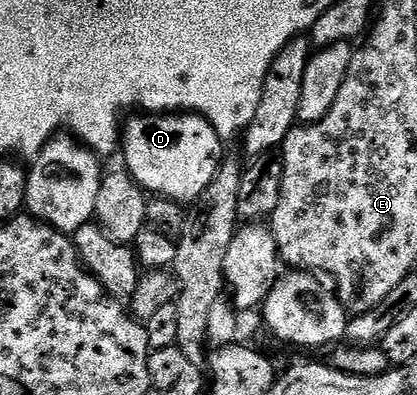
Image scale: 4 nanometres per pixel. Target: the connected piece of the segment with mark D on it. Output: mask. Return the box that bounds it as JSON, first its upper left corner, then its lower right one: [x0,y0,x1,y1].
[121,113,225,205]

